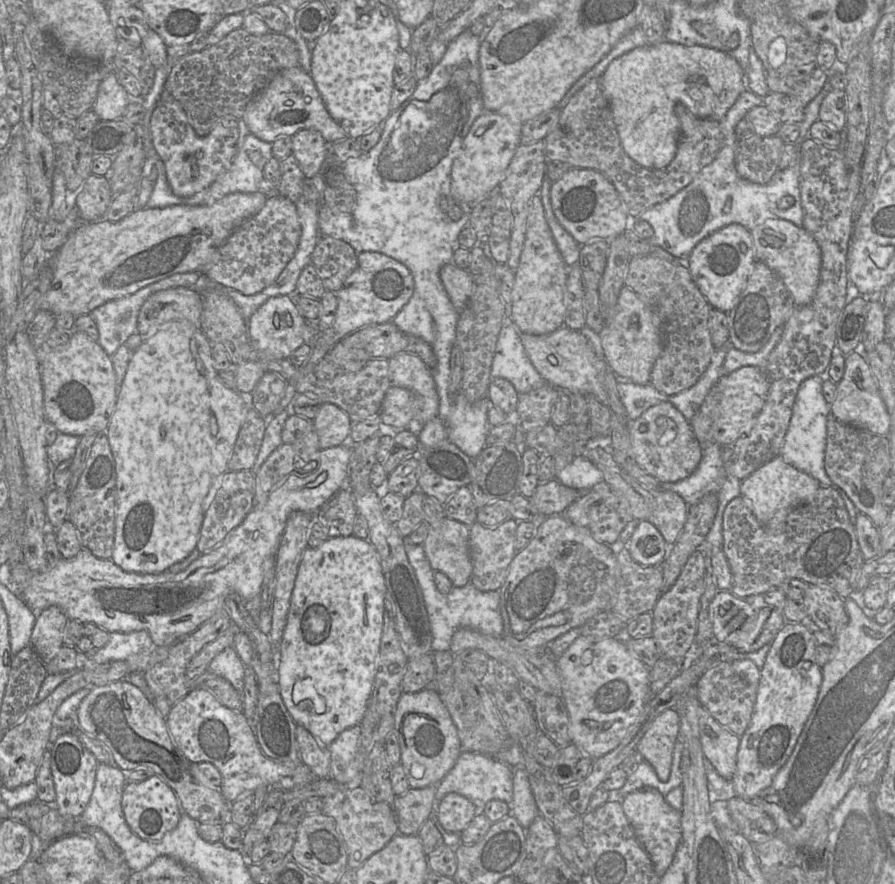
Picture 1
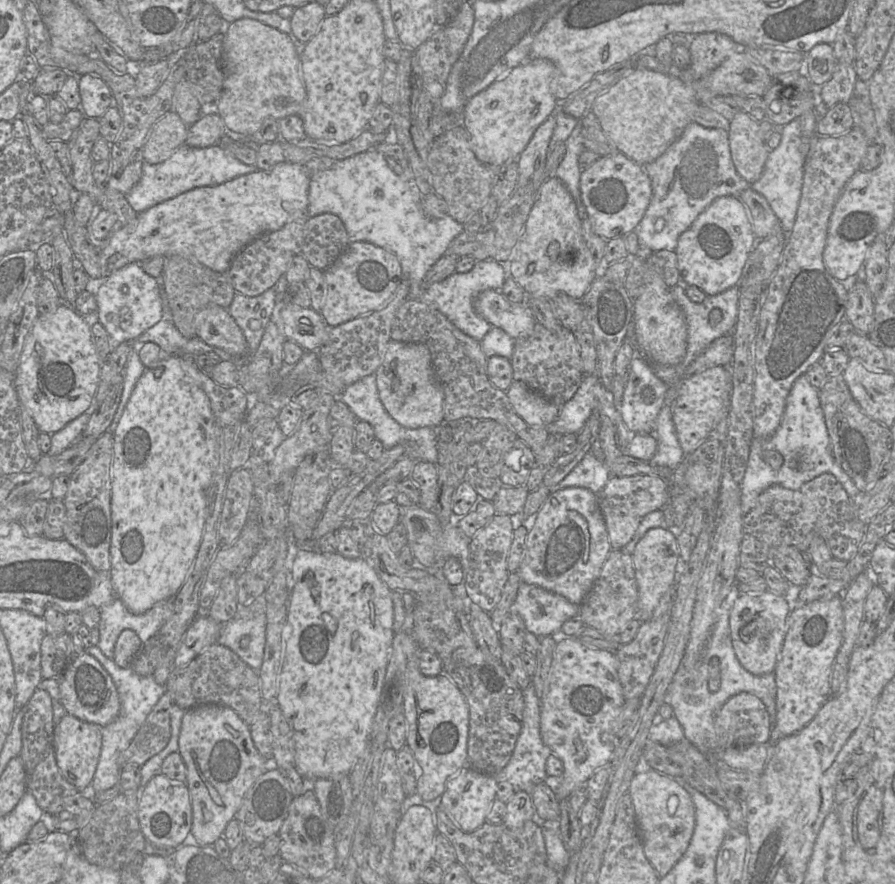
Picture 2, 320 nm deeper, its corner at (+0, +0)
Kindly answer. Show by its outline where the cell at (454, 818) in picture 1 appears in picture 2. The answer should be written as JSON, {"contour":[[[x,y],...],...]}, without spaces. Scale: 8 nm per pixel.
{"contour":[[[463,767],[448,781],[445,791],[441,796],[439,808],[463,832],[473,832],[486,823],[486,816],[496,800],[497,786],[498,782],[494,775],[488,775],[471,767]]]}

